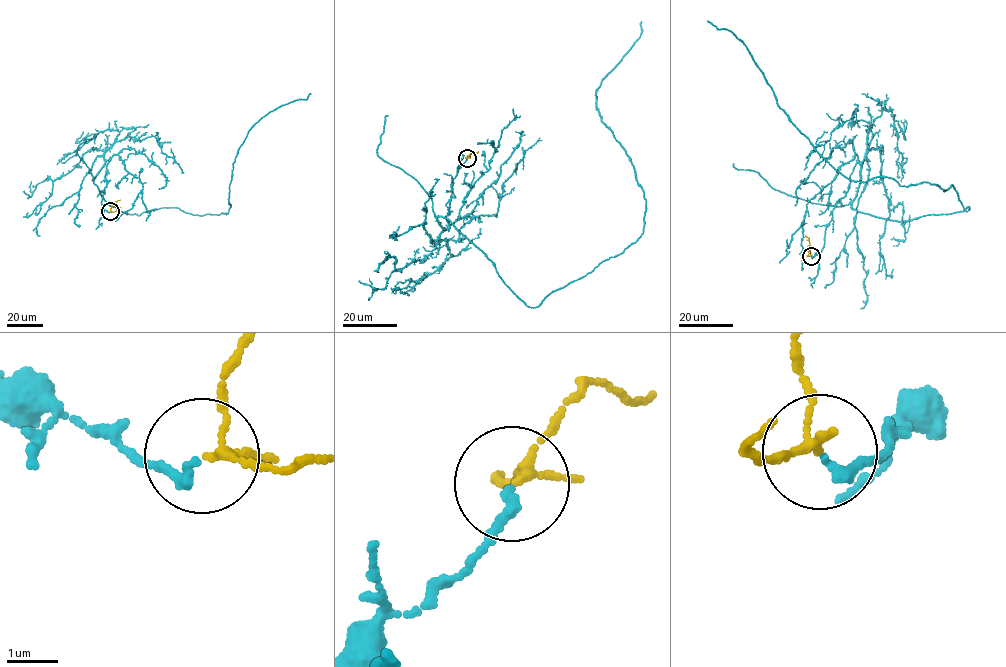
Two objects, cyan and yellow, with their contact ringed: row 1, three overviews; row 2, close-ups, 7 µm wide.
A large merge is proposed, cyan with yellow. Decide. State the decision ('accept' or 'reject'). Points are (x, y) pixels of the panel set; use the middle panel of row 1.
accept

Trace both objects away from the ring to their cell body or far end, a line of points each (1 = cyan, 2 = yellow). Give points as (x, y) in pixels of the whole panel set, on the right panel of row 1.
1: (811, 255), (857, 163), (860, 212), (970, 208), (952, 184), (846, 178), (743, 43), (707, 21)
2: (811, 255), (805, 235)

